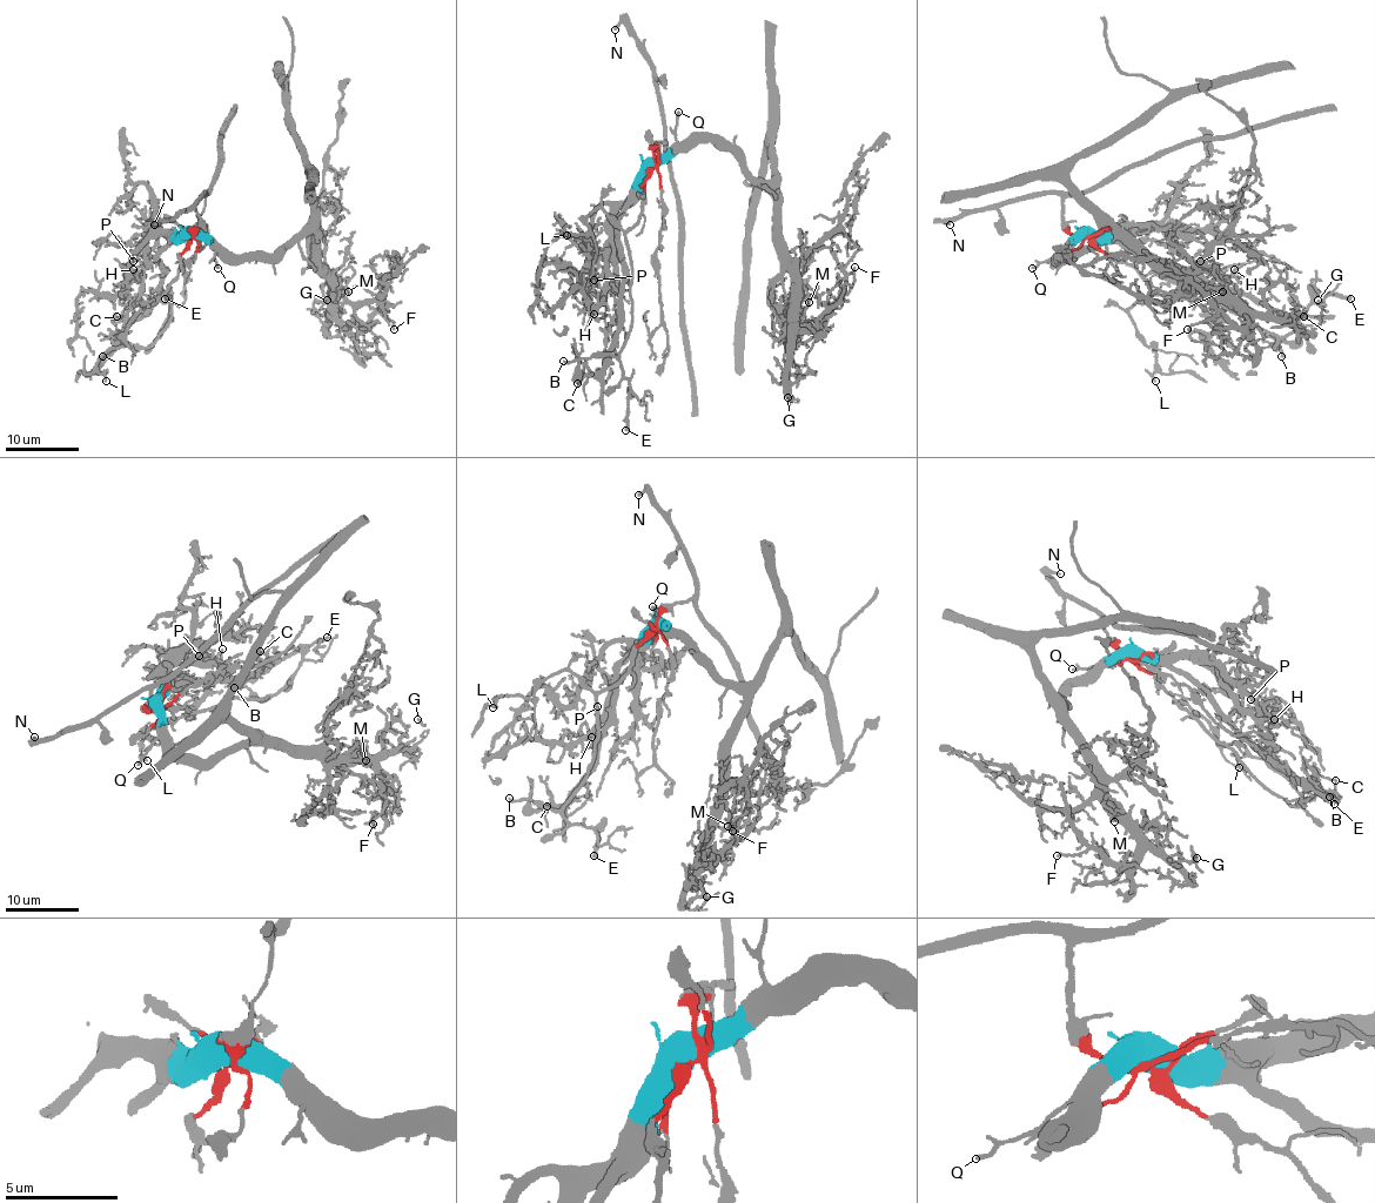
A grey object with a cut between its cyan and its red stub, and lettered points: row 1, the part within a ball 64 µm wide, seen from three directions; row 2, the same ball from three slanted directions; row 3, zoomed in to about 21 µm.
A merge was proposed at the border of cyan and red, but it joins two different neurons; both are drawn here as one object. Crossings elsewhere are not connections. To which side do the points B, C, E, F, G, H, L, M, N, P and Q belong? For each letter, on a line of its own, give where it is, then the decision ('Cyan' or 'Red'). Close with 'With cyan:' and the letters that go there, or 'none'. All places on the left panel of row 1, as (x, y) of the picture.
B: Place: (102, 356). Red
C: Place: (116, 316). Cyan
E: Place: (165, 298). Red
F: Place: (394, 329). Cyan
G: Place: (327, 300). Cyan
H: Place: (133, 269). Cyan
L: Place: (106, 381). Red
M: Place: (348, 291). Cyan
N: Place: (154, 224). Red
P: Place: (133, 261). Cyan
Q: Place: (218, 268). Cyan
With cyan: C, F, G, H, M, P, Q

